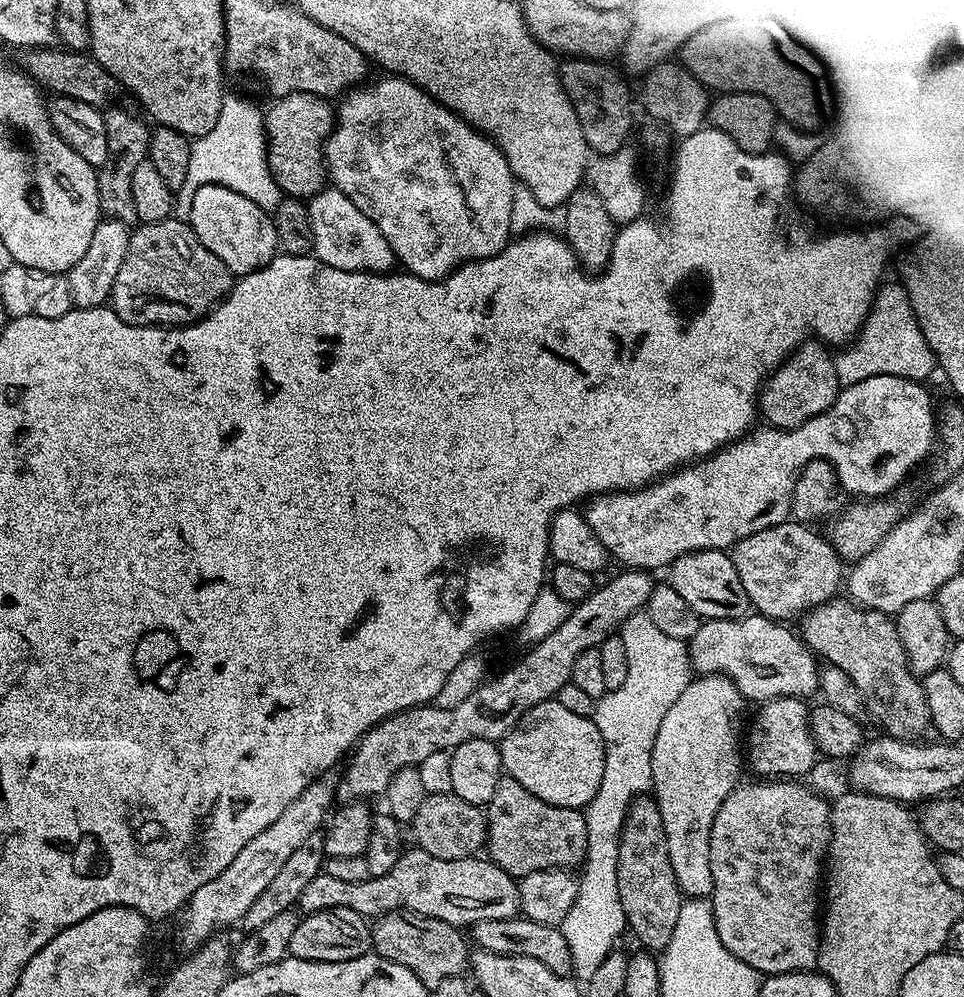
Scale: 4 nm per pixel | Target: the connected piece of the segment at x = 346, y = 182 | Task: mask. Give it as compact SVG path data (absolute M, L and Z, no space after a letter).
M384 79L388 80L349 91L339 101L335 127L322 149L326 176L382 230L403 271L423 280L442 280L464 264L498 254L510 243L514 177L500 149L487 136L408 80Z

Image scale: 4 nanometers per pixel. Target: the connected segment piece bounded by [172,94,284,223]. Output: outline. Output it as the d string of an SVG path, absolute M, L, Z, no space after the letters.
M226 94L214 127L191 143L187 158L186 177L175 193L173 219L187 223L194 194L202 185L220 185L242 194L264 211L272 212L284 197L270 174L264 115L252 103L232 94Z

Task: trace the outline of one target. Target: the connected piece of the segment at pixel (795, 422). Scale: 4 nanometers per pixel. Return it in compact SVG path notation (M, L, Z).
M805 342L764 381L760 395L758 397L758 412L765 425L773 428L797 428L802 426L810 418L822 414L833 402L836 401L836 395L840 393L841 382L836 373L836 366L833 357L827 356L823 352L825 349L816 342Z

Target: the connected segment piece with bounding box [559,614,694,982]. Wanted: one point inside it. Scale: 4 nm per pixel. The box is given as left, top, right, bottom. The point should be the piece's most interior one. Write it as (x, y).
(657, 669)

